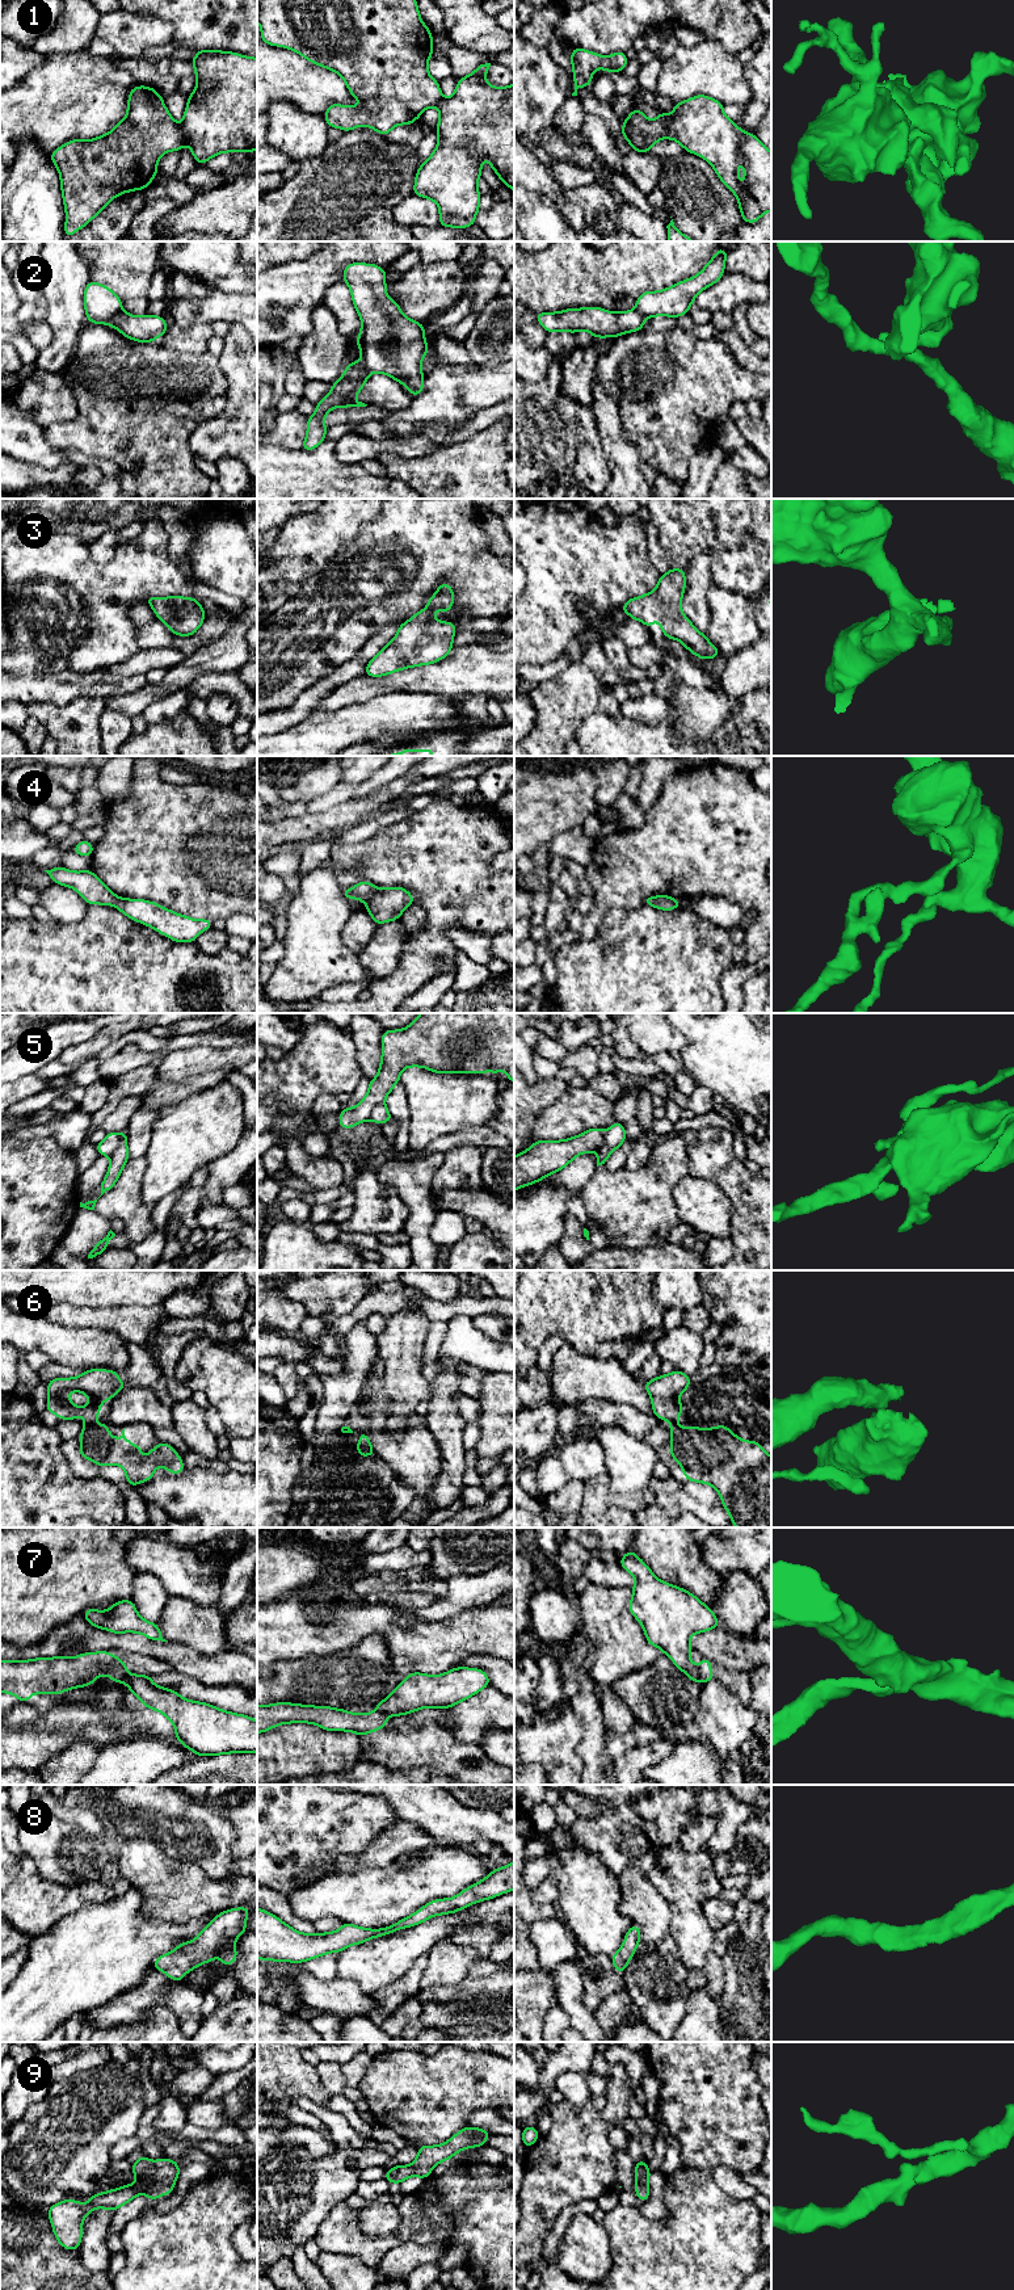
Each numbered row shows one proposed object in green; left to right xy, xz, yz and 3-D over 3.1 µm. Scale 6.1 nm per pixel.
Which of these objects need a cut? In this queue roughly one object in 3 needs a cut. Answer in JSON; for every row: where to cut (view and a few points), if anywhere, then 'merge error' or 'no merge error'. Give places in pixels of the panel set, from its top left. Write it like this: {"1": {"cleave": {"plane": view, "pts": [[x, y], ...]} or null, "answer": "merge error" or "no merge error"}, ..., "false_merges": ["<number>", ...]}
{"1": {"cleave": {"plane": "xy", "pts": [[180, 125], [184, 143]]}, "answer": "merge error"}, "2": {"cleave": {"plane": "xy", "pts": [[121, 310], [109, 323]]}, "answer": "merge error"}, "3": {"cleave": null, "answer": "no merge error"}, "4": {"cleave": {"plane": "xz", "pts": [[378, 889], [367, 902]]}, "answer": "merge error"}, "5": {"cleave": {"plane": "xy", "pts": [[126, 1133], [122, 1143], [110, 1156]]}, "answer": "merge error"}, "6": {"cleave": {"plane": "xy", "pts": [[95, 1423], [85, 1425]]}, "answer": "merge error"}, "7": {"cleave": {"plane": "yz", "pts": [[697, 1668], [699, 1681]]}, "answer": "merge error"}, "8": {"cleave": null, "answer": "no merge error"}, "9": {"cleave": null, "answer": "no merge error"}, "false_merges": ["1", "2", "4", "5", "6", "7"]}

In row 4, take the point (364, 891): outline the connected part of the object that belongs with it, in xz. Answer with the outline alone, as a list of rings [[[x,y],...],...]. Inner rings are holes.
[[[362,881],[358,885],[353,886],[349,890],[341,890],[342,895],[350,902],[353,898],[369,903],[371,898],[376,894],[378,888],[367,882]]]

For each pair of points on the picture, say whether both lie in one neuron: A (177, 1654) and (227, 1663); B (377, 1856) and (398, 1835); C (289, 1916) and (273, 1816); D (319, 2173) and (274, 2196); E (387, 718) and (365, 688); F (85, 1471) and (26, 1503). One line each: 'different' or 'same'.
A: same
B: same
C: different
D: same
E: different
F: different

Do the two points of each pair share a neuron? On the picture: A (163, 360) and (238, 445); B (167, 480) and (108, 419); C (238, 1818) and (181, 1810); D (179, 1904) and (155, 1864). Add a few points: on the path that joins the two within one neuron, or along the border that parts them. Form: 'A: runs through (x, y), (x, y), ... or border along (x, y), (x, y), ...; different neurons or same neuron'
A: border along (227, 389), (224, 407), (203, 420), (190, 437); different neurons
B: runs through (162, 462), (126, 427); same neuron
C: border along (211, 1803), (215, 1812), (232, 1826), (234, 1843); different neurons
D: runs through (173, 1894), (156, 1874); same neuron

